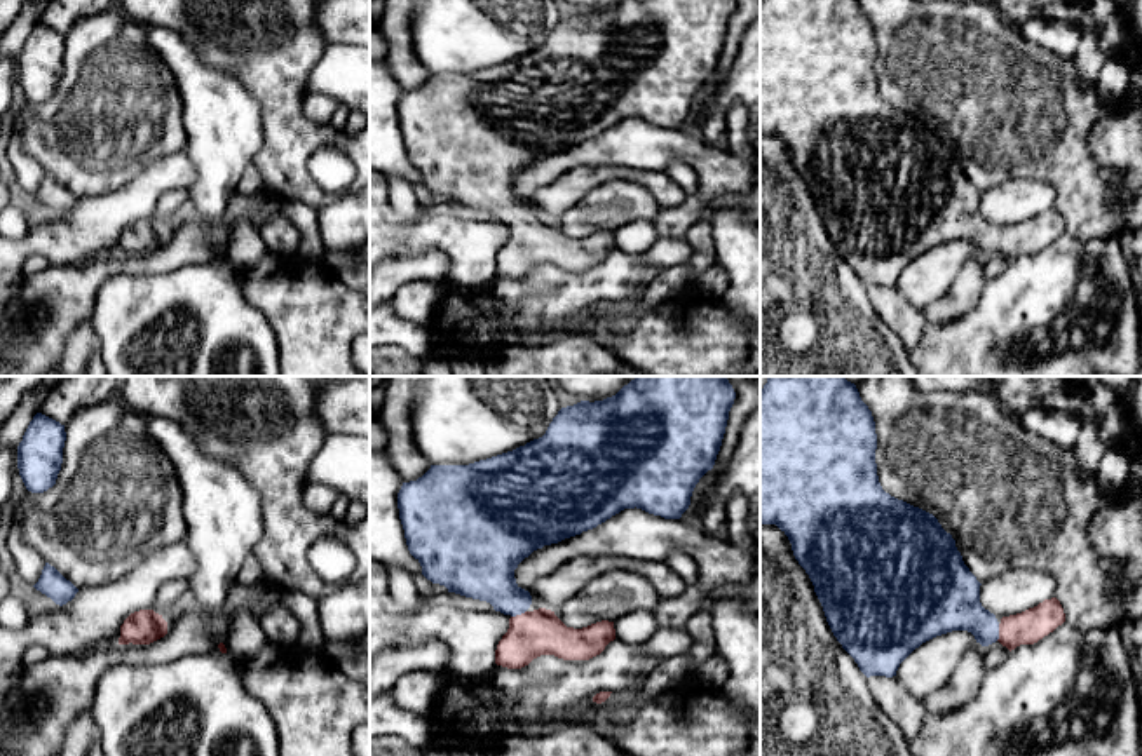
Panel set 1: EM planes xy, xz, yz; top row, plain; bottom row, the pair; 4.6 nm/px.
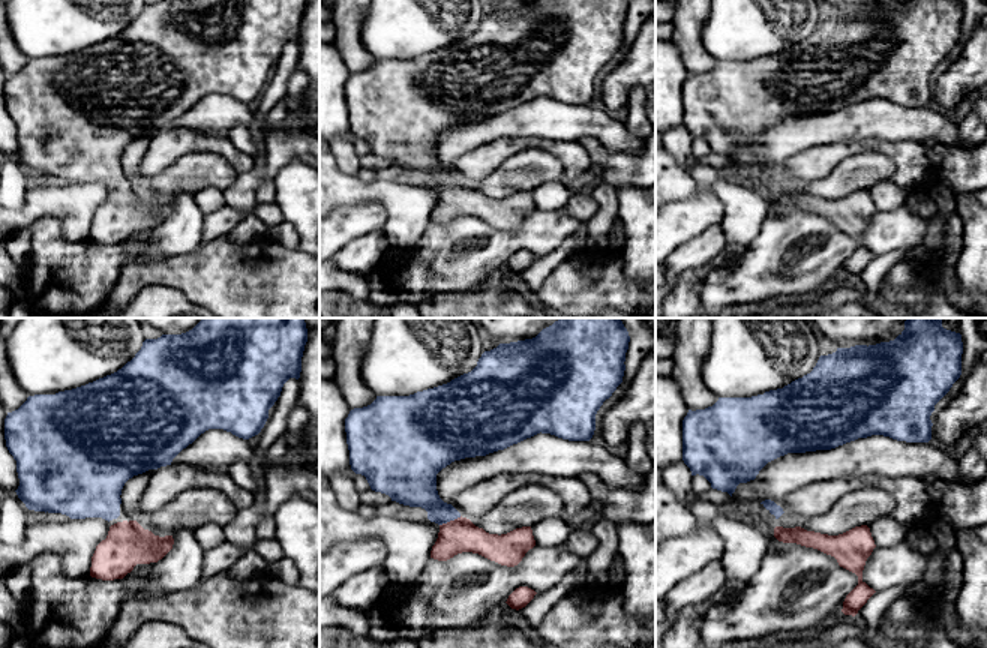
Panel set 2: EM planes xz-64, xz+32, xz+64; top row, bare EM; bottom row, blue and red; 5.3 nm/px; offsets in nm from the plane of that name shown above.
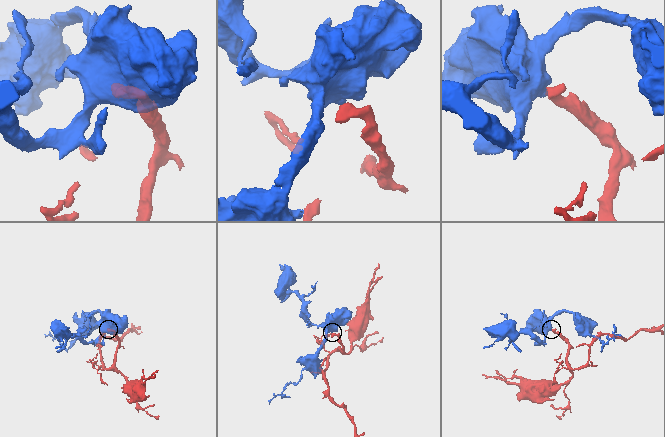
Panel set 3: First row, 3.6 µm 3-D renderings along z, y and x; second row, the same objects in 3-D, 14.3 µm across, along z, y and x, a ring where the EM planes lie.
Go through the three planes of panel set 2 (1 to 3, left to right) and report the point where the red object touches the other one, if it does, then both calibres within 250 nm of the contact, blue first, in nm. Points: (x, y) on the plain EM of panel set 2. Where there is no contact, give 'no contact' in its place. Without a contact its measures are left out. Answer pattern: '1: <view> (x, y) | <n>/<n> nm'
1: no contact
2: xz+32 (450, 183) | 200/180 nm
3: no contact

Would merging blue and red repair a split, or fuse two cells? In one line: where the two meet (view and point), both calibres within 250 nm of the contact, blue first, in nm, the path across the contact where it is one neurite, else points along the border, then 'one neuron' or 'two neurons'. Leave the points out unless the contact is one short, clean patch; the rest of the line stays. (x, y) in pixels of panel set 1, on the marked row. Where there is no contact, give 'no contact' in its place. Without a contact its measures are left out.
contact yz (998, 633); calibres 260 and 160 nm; way yz (952, 603), (989, 631), (998, 633), (1027, 627); one neuron

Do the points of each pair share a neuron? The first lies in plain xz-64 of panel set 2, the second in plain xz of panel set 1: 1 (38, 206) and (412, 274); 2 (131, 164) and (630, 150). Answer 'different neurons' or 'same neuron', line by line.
1: different neurons
2: same neuron

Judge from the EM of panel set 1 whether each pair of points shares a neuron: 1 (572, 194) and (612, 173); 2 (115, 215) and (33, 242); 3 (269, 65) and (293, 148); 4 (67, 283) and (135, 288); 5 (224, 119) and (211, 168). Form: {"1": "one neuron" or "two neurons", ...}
{"1": "one neuron", "2": "one neuron", "3": "one neuron", "4": "two neurons", "5": "one neuron"}

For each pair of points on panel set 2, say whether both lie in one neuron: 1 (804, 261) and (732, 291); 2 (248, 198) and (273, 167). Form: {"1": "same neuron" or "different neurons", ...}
{"1": "same neuron", "2": "same neuron"}

